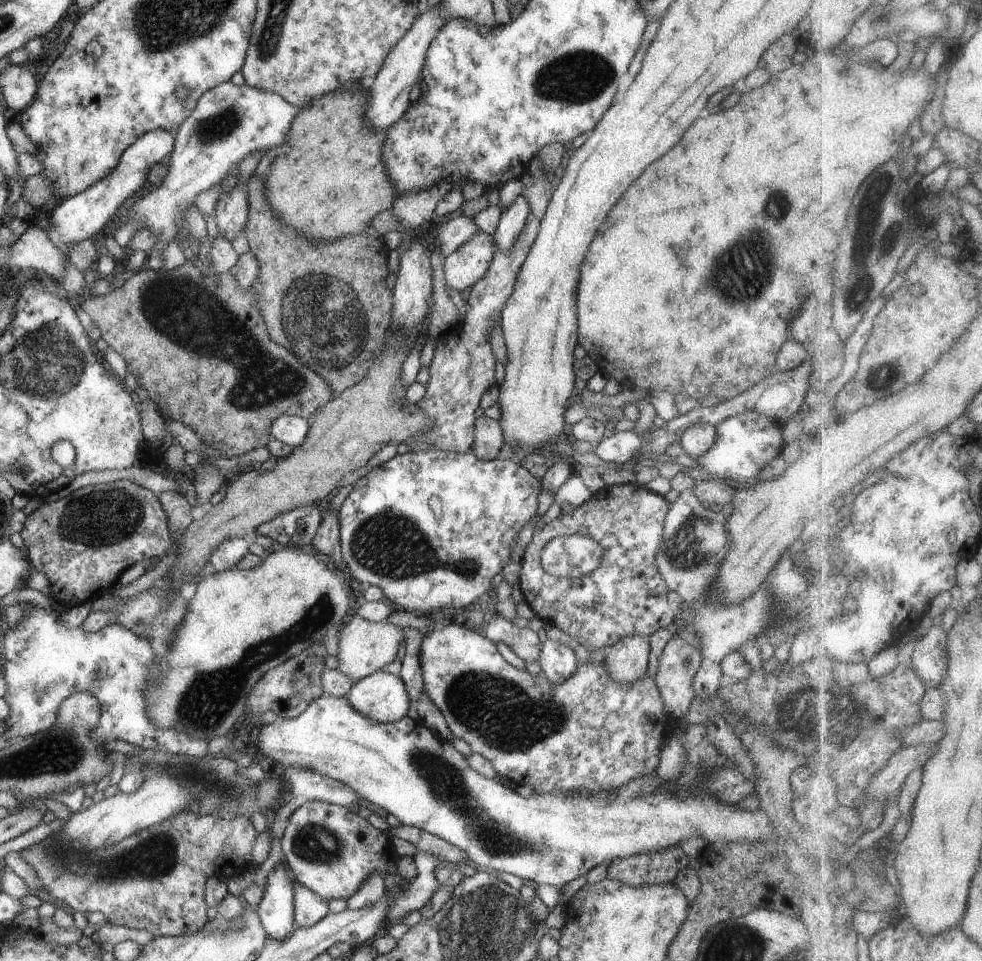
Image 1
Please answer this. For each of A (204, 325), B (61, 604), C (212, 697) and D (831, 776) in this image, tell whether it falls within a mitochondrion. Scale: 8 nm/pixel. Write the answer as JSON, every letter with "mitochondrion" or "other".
{"A":"mitochondrion","B":"other","C":"mitochondrion","D":"other"}

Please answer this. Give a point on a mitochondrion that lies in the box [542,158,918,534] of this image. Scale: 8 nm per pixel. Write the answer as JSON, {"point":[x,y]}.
{"point":[755,247]}

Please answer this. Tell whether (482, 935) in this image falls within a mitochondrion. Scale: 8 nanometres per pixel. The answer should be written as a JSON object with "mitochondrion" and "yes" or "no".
{"mitochondrion":"yes"}

